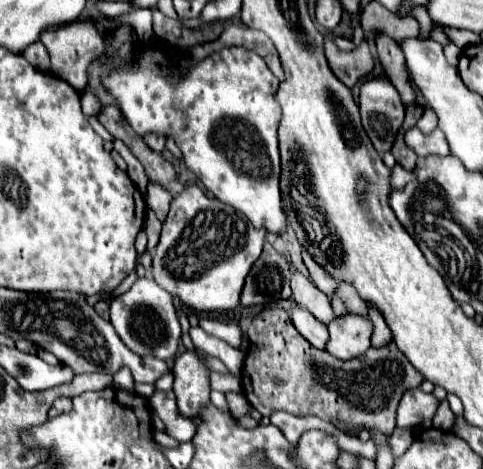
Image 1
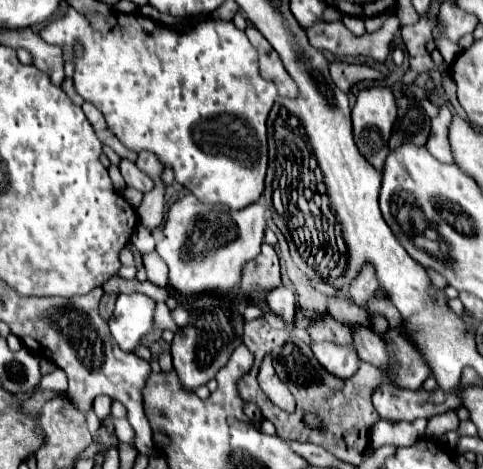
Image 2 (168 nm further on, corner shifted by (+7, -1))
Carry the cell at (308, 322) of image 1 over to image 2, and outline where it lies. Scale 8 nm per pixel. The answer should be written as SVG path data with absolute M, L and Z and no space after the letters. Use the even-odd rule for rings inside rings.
M279 285L265 293L265 301L271 309L271 313L279 315L285 323L295 323L295 295L289 287Z

